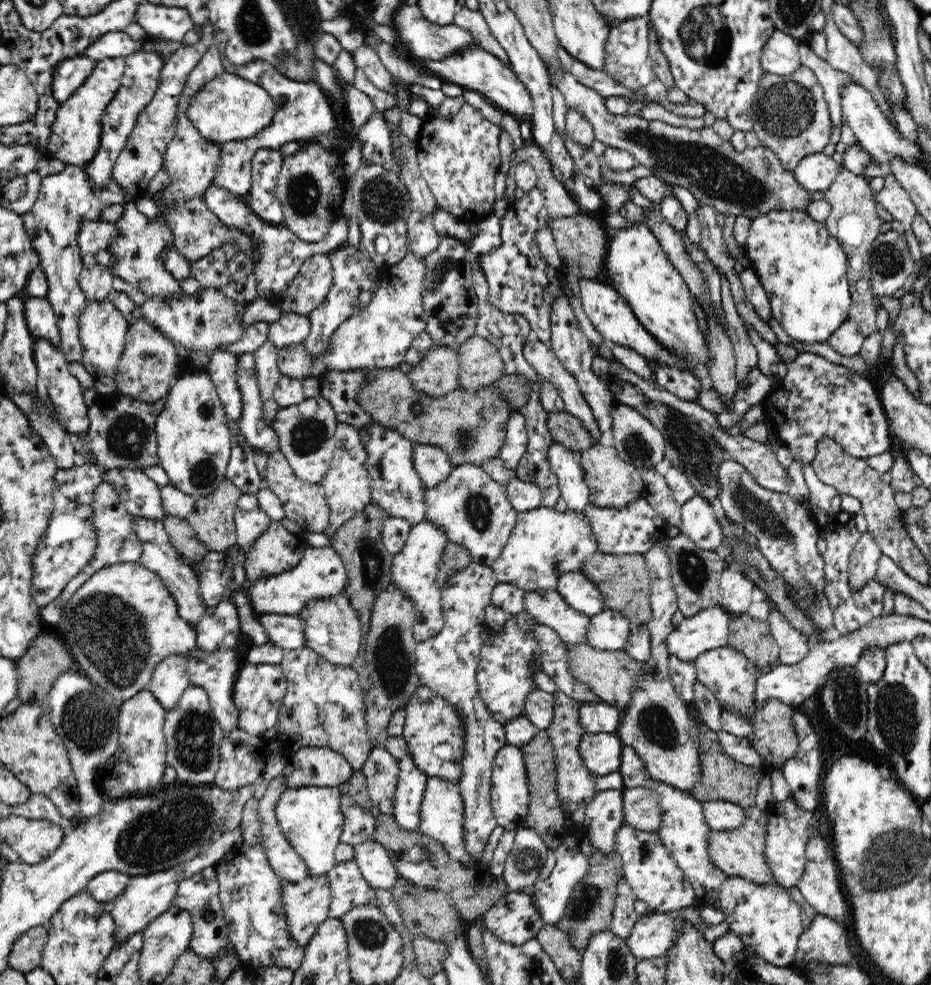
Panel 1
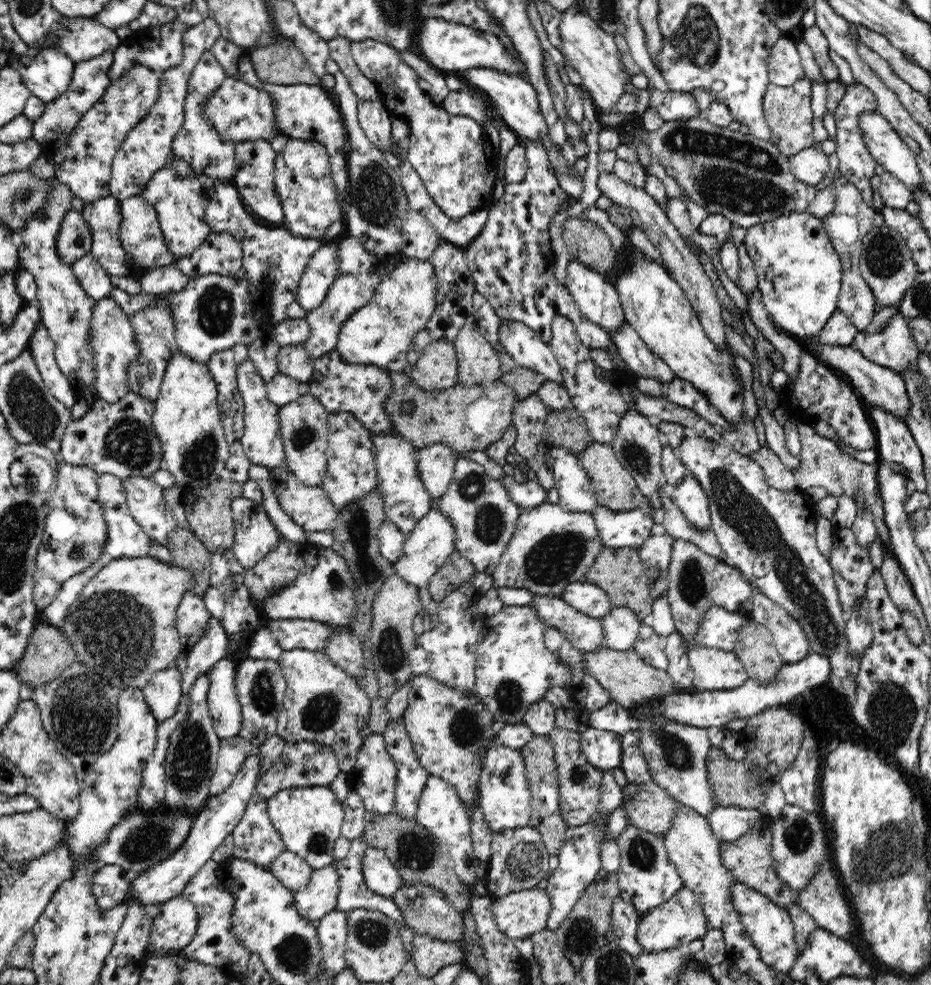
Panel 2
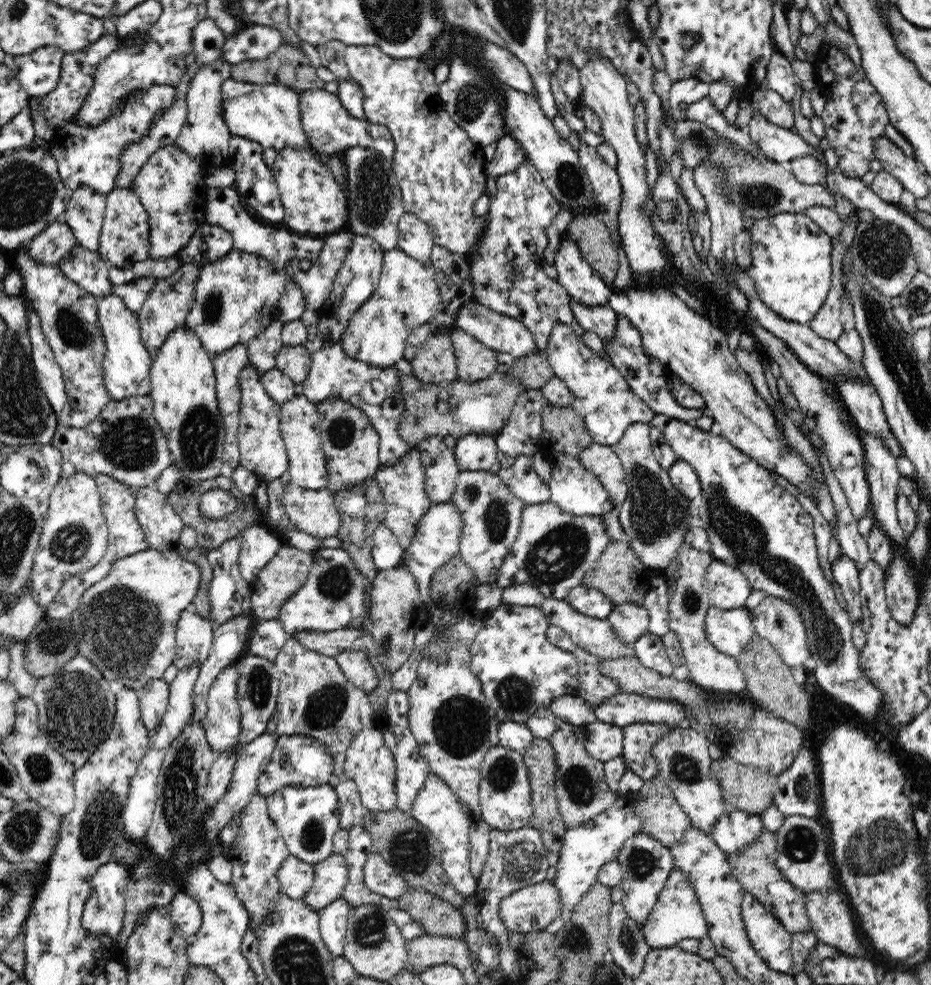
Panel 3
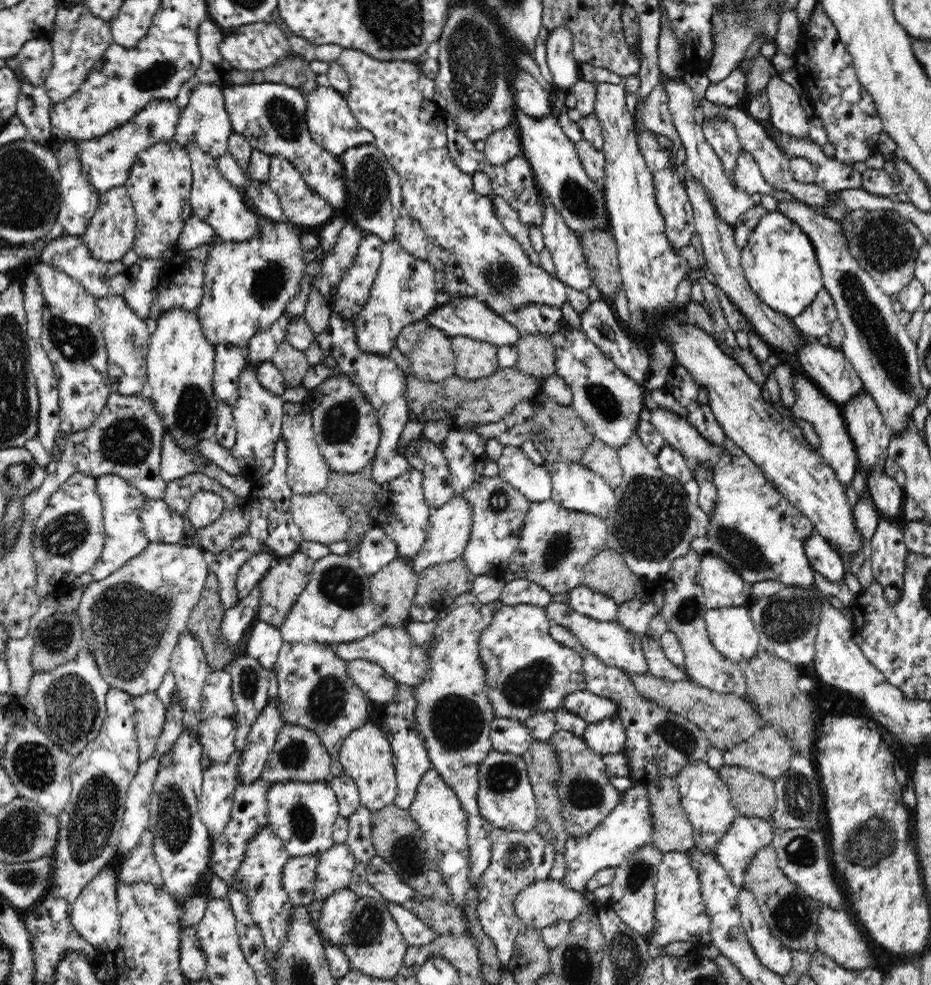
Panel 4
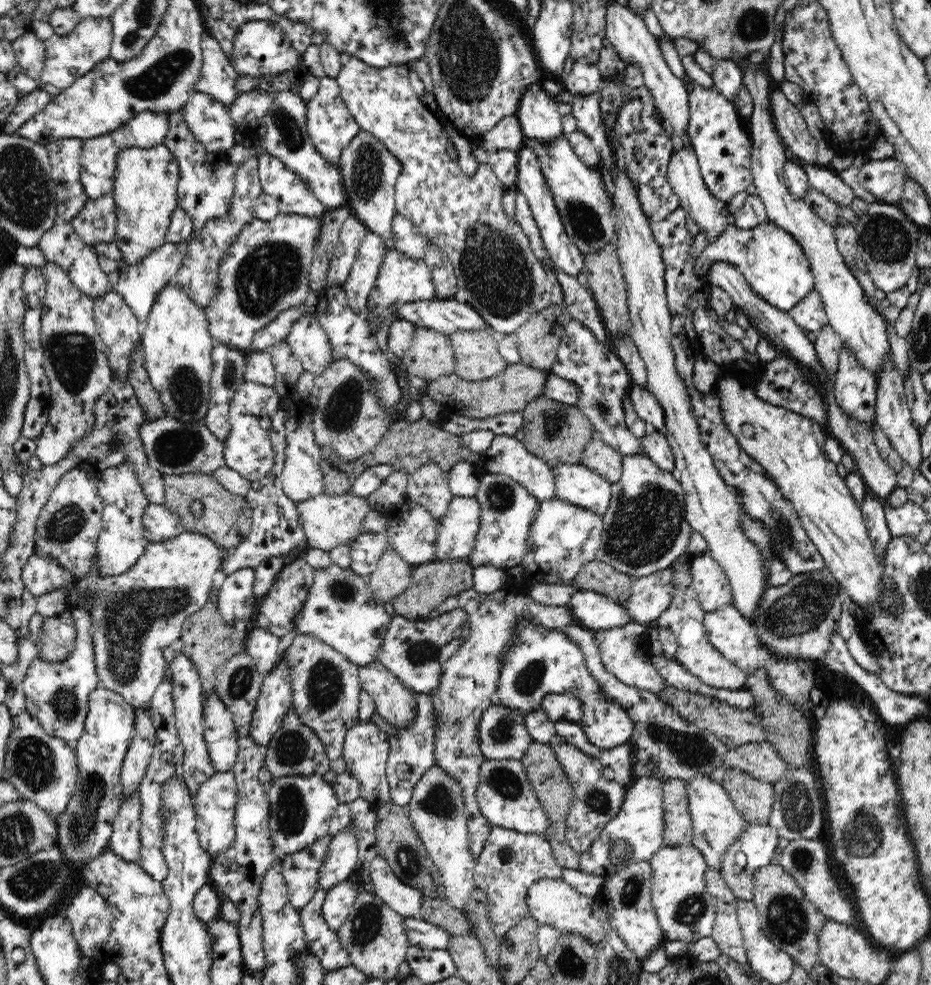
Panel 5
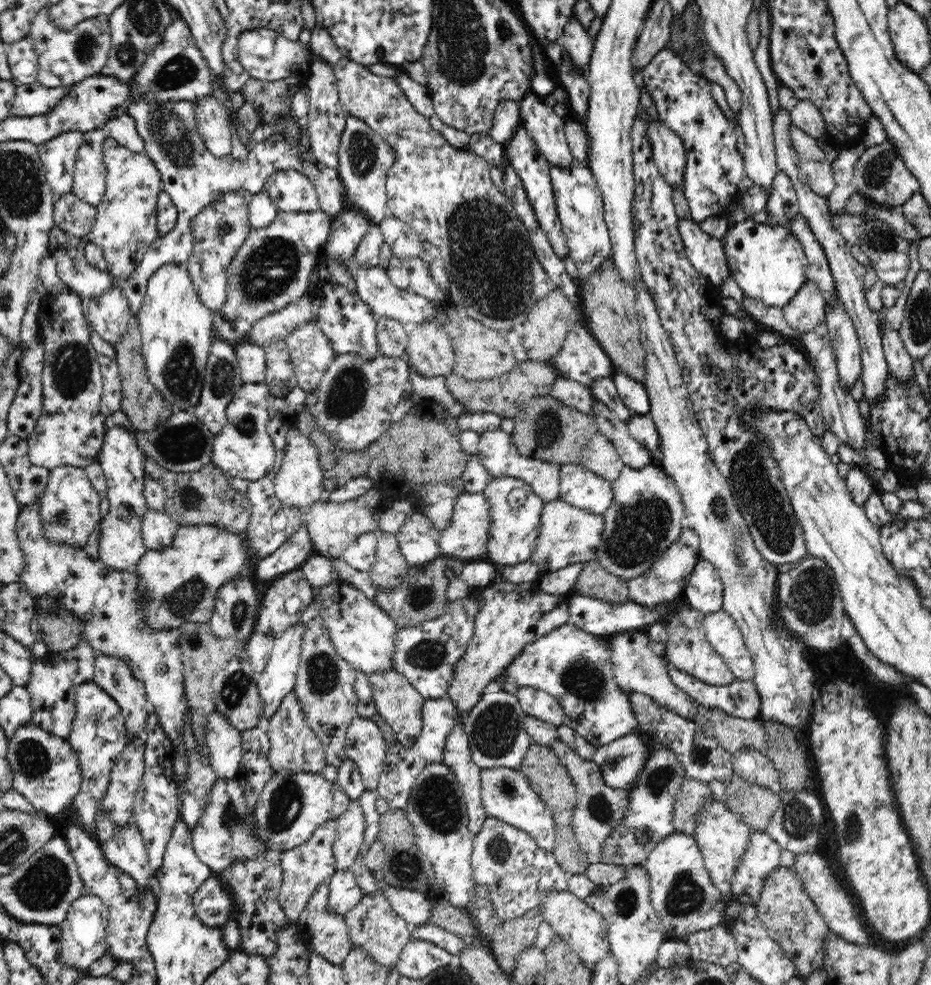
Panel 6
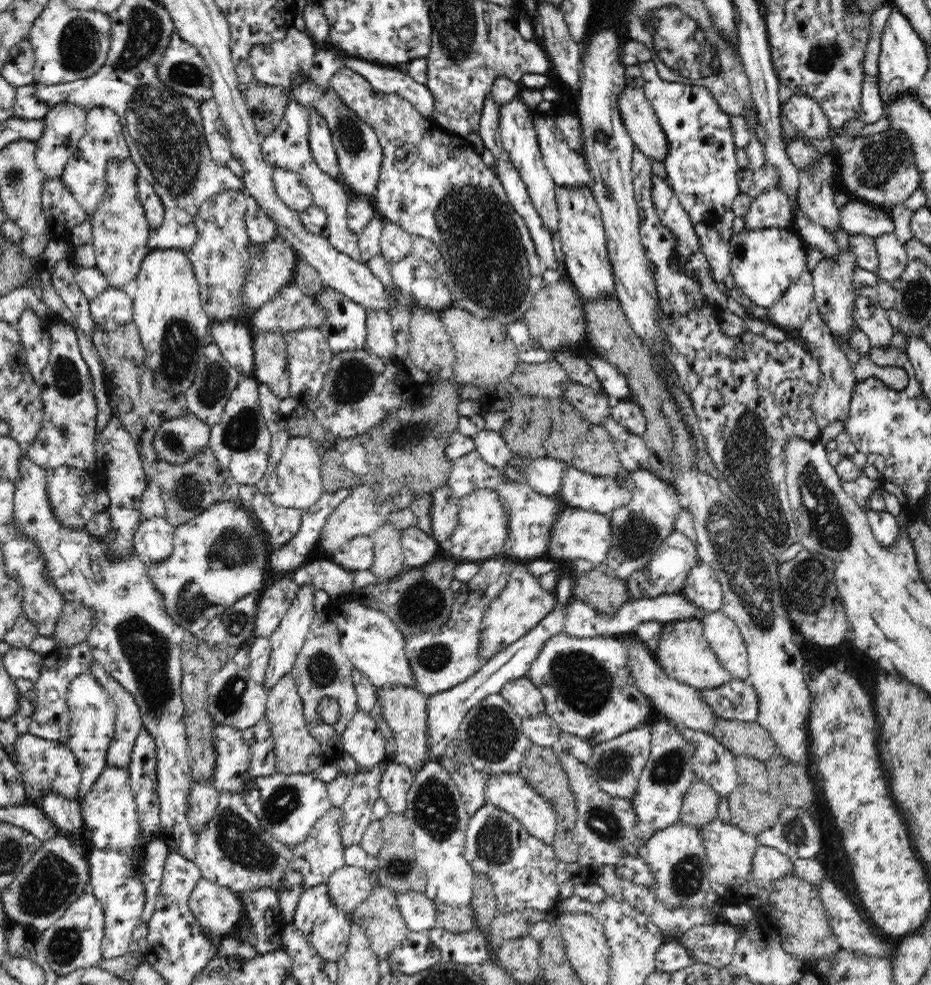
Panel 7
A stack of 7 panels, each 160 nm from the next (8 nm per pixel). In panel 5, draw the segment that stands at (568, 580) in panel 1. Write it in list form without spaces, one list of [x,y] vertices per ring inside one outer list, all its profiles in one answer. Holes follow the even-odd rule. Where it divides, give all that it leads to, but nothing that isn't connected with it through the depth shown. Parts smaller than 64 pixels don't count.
[[[577,590],[568,607],[576,623],[592,632],[620,628],[633,622],[623,605],[594,591]]]

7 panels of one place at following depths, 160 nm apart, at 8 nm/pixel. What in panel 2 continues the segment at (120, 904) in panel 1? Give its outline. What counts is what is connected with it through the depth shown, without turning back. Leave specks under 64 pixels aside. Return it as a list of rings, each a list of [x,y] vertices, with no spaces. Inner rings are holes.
[[[261,752],[246,756],[232,784],[224,792],[209,798],[195,816],[186,834],[184,843],[170,857],[154,865],[148,871],[134,876],[130,898],[139,898],[140,902],[166,902],[170,897],[180,895],[185,885],[202,869],[202,865],[211,860],[212,854],[222,845],[226,836],[232,834],[248,806],[250,798],[257,793],[257,780],[261,770]]]

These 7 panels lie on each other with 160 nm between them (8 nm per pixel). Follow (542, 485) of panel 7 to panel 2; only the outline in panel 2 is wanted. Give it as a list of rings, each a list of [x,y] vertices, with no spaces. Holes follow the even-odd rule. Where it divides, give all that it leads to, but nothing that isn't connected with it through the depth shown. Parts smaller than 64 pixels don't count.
[[[506,461],[502,470],[501,480],[510,495],[510,499],[522,510],[532,509],[547,502],[547,490],[538,480],[529,480],[524,476],[519,476],[514,470],[512,461]]]

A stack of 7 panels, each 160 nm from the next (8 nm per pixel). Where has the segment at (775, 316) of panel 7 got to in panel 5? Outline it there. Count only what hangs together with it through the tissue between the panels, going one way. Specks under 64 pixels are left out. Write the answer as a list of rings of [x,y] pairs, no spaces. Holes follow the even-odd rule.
[[[815,289],[810,290],[808,294],[788,311],[791,314],[794,323],[798,328],[805,332],[816,334],[829,324],[820,295]]]

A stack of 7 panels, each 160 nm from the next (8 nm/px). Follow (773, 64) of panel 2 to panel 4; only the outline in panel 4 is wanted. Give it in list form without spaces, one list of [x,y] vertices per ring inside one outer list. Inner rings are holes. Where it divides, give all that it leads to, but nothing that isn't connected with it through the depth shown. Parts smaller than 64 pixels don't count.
[[[778,74],[774,75],[770,82],[766,85],[763,92],[768,97],[768,104],[770,105],[770,118],[768,119],[772,127],[776,131],[780,131],[782,135],[788,135],[798,140],[806,139],[809,136],[809,112],[807,112],[800,99],[800,94],[796,93],[794,88],[784,82],[784,80],[778,77]]]

